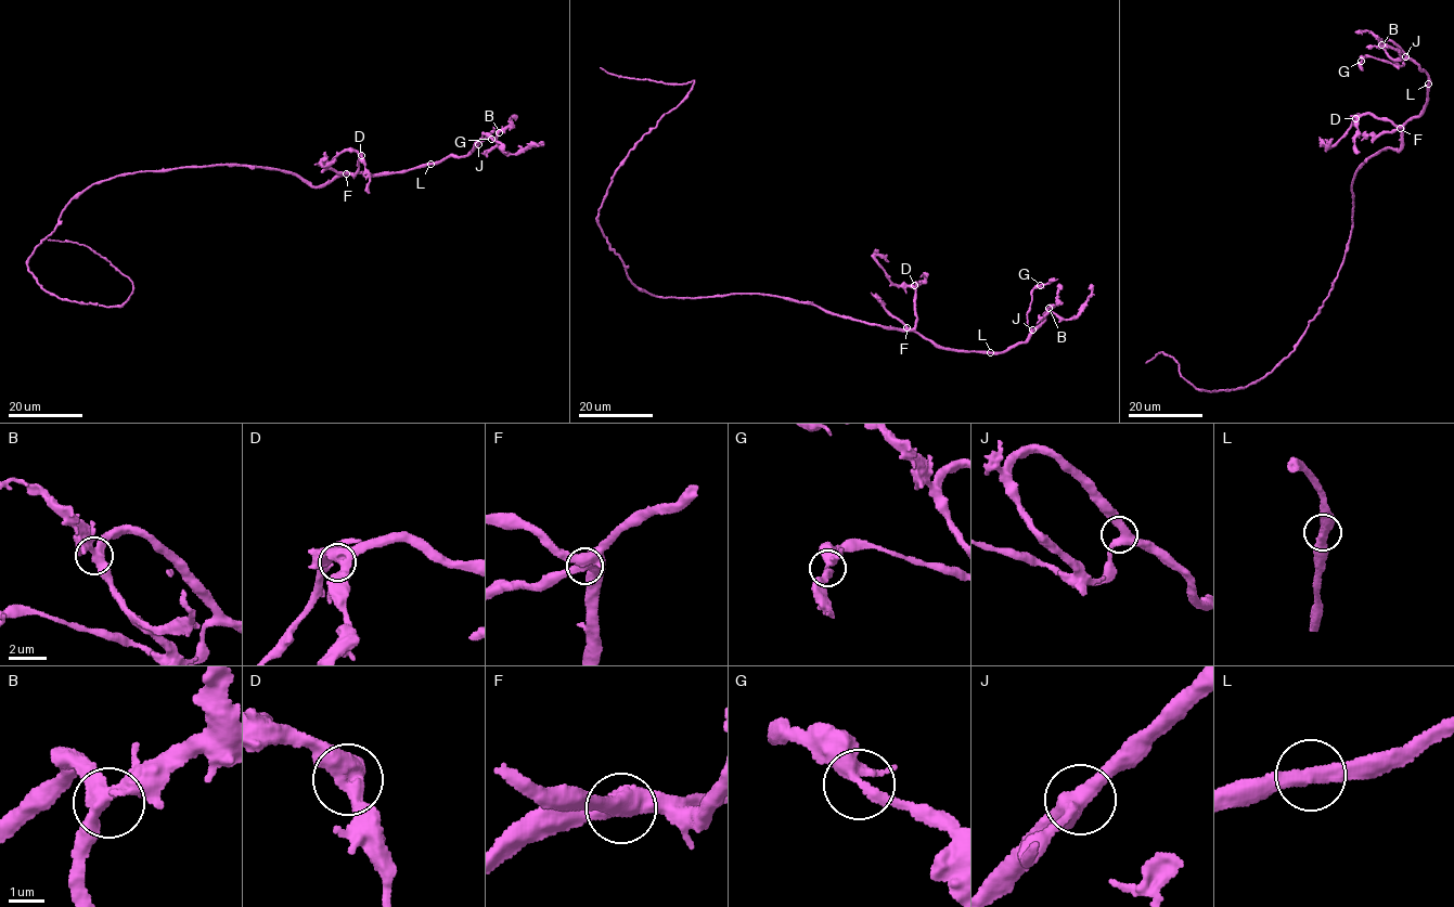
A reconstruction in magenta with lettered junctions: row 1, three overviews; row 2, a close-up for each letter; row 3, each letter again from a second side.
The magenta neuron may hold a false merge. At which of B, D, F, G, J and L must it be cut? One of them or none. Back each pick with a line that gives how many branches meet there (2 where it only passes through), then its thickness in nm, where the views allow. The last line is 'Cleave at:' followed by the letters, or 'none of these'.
Cleave at: none of these

